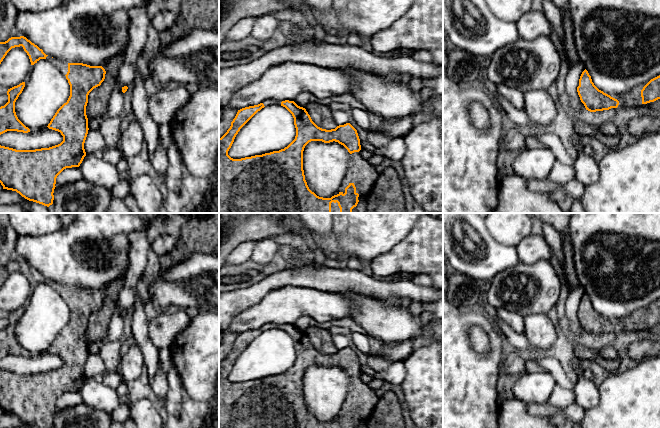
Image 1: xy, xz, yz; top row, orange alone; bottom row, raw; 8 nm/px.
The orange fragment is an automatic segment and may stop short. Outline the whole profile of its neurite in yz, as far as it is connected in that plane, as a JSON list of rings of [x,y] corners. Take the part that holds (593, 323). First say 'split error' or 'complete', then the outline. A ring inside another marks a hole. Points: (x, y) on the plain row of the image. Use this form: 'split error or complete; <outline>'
complete; [[[585,293],[579,303],[577,316],[586,334],[590,336],[617,332],[619,325],[599,314],[592,306],[591,300]]]

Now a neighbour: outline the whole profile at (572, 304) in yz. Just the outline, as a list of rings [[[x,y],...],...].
[[[579,283],[578,287],[569,293],[565,304],[566,319],[569,321],[571,328],[571,334],[569,336],[573,341],[576,341],[579,336],[581,324],[577,316],[577,311],[579,310],[579,303],[584,294],[585,290]]]

